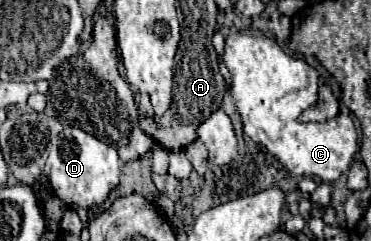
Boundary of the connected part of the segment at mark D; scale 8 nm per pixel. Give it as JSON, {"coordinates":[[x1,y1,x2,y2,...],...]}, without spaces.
{"coordinates":[[67,127,59,137,63,137,57,147,51,149,45,163,45,175,55,191,55,195,69,209,89,209,91,205,101,205,109,193,119,185,119,155,117,149,105,141,95,139,93,135,81,131,79,127]]}

